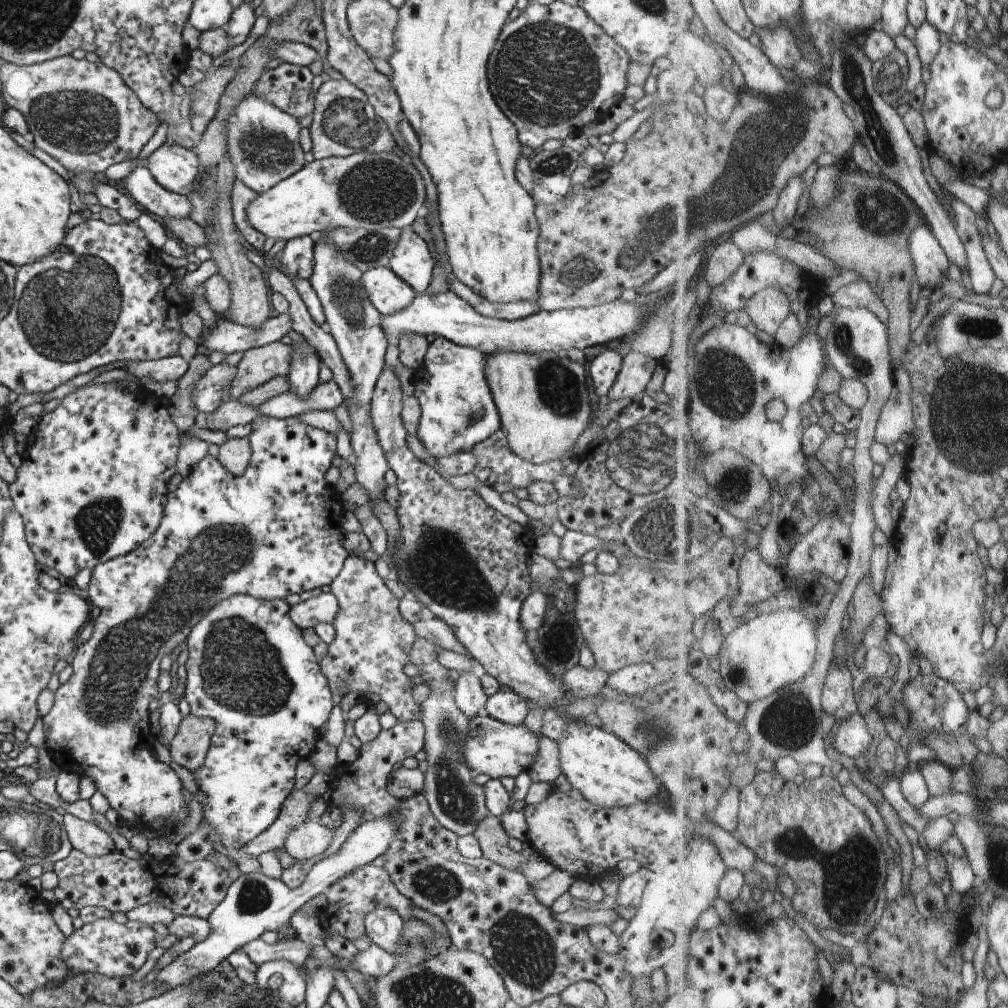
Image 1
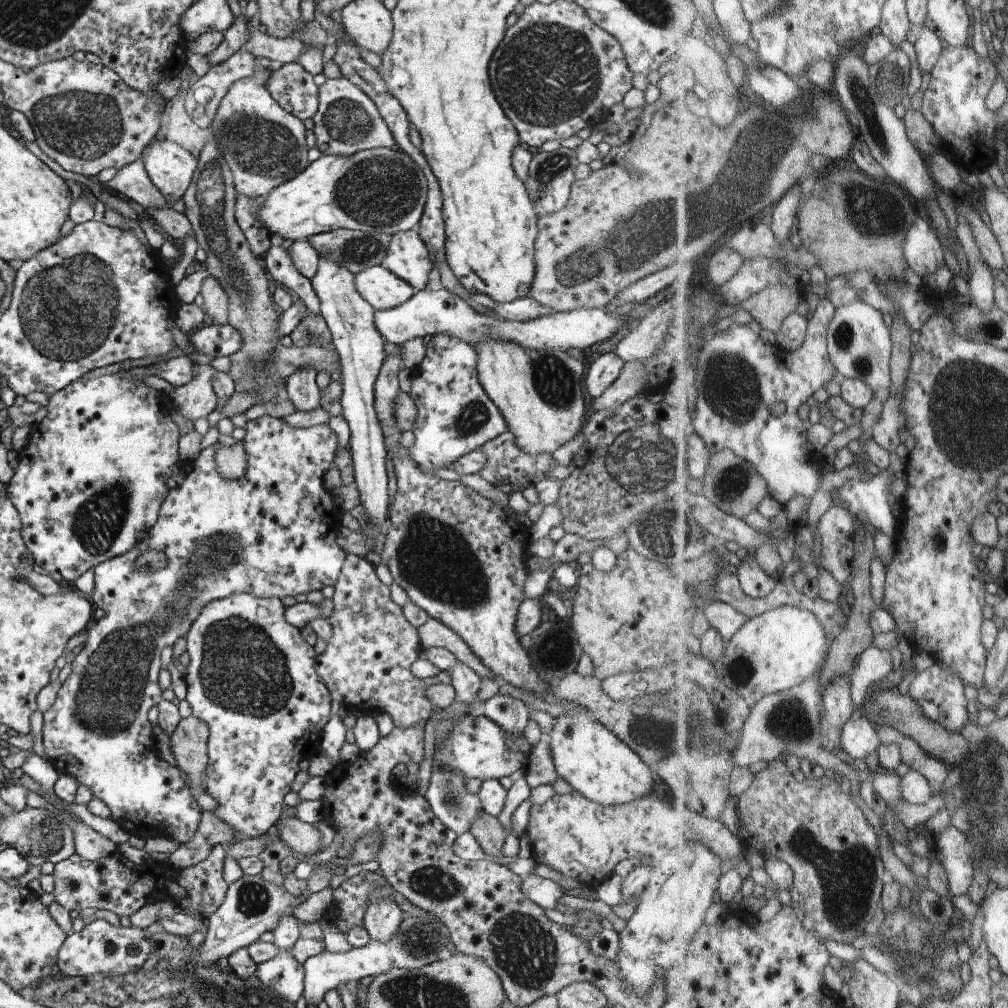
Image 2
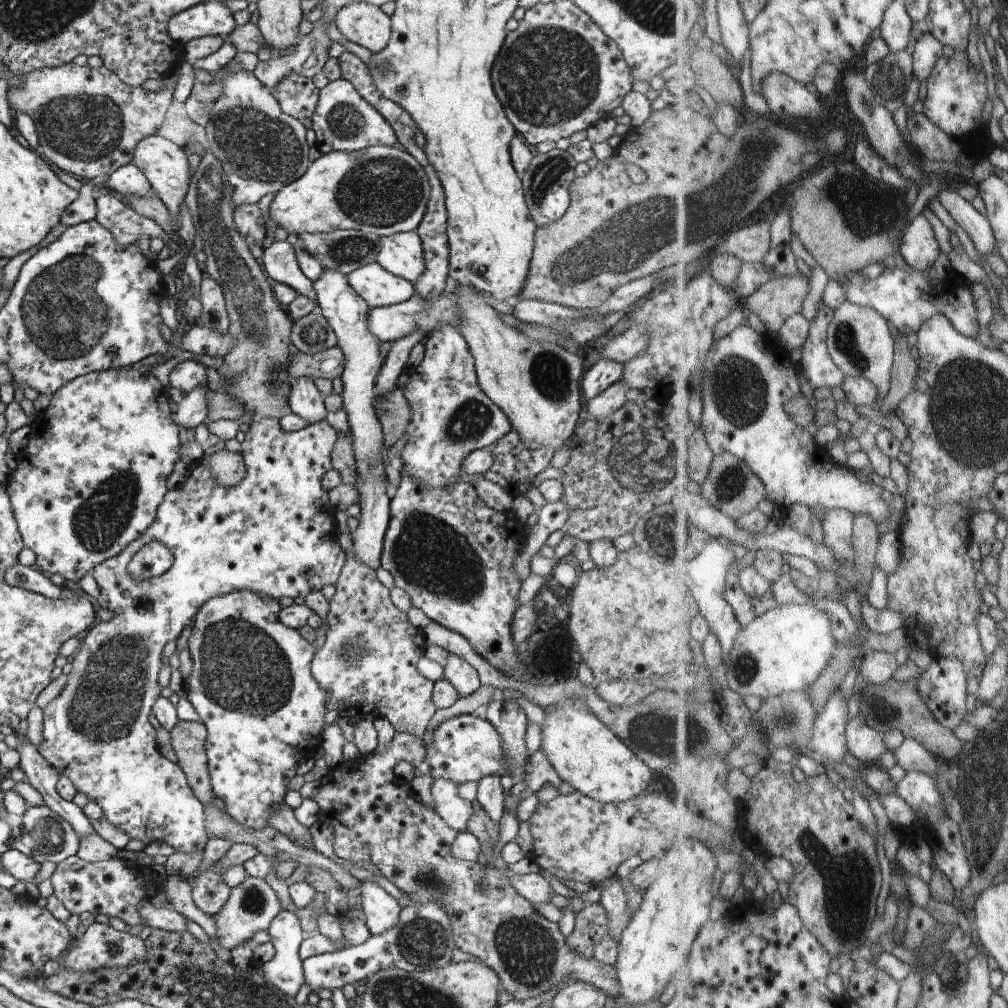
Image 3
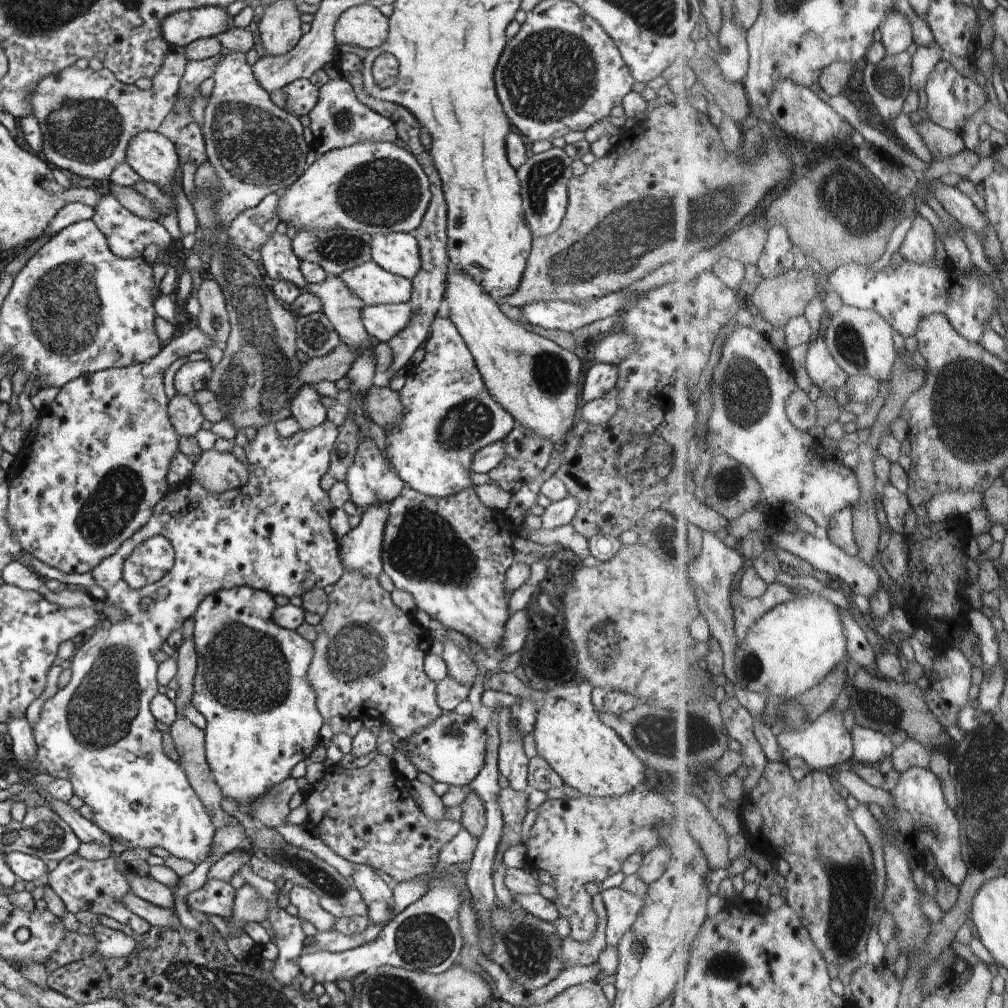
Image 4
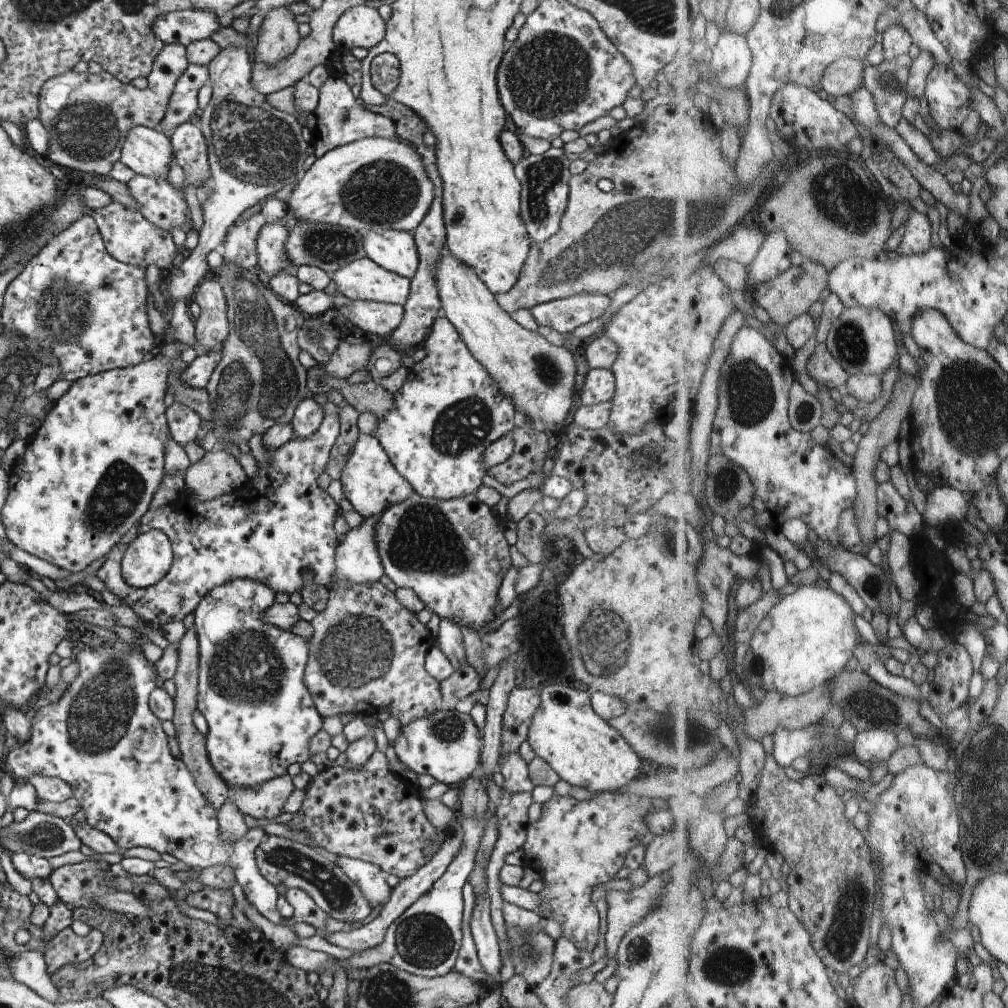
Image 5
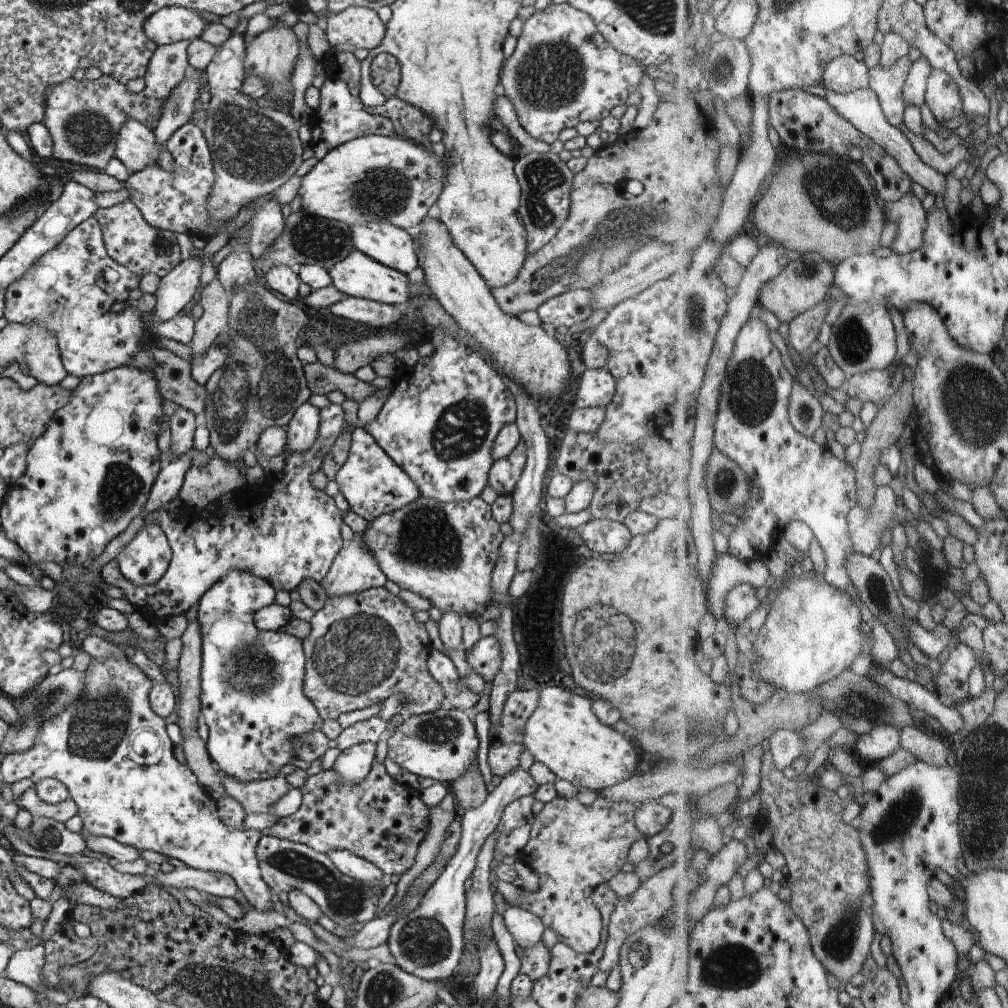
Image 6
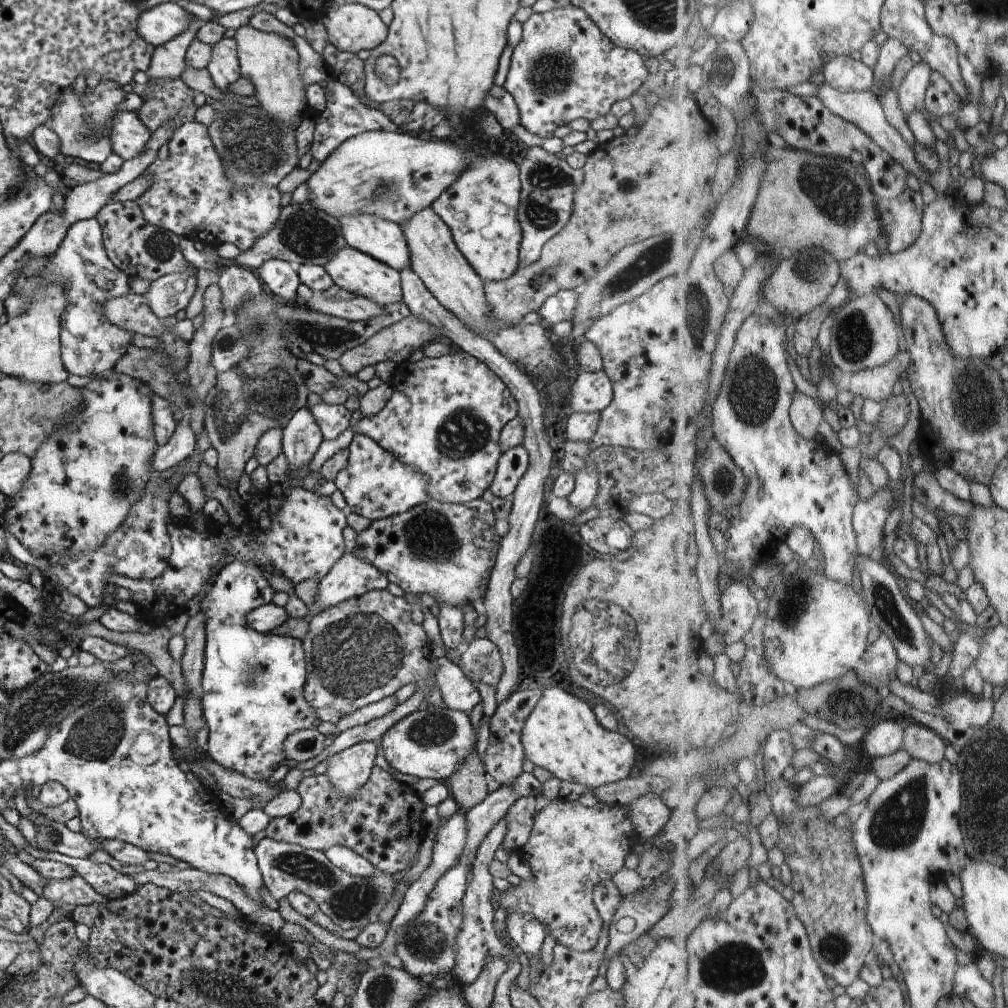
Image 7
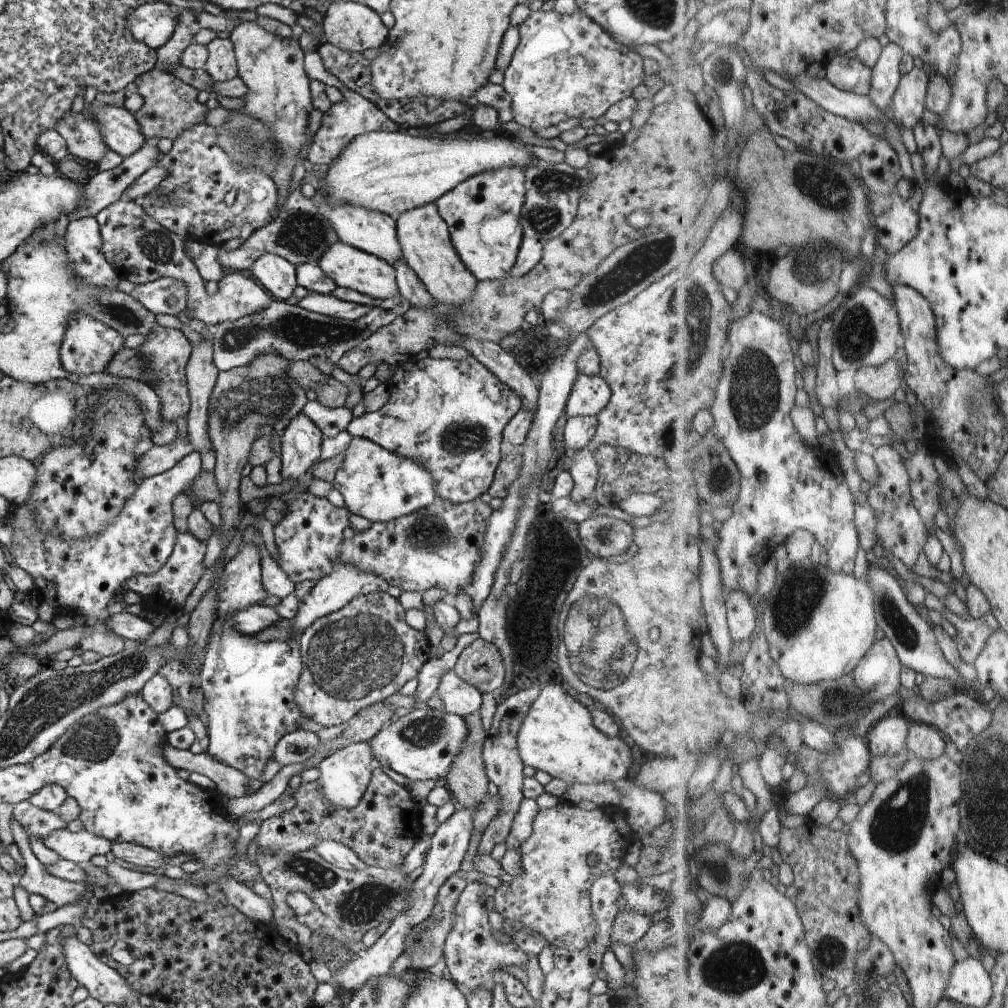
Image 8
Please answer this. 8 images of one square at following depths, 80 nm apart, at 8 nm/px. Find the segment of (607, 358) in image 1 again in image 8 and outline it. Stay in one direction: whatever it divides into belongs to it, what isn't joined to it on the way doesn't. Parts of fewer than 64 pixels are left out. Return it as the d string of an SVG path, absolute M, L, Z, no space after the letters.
M579 374L567 398L566 416L597 415L610 397L611 388L602 376Z

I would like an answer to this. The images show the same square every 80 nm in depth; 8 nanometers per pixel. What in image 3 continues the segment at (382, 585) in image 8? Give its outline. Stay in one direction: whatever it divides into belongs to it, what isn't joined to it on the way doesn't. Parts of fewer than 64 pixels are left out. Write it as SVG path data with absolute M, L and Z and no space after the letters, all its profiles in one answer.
M323 268L322 274L317 281L313 282L314 290L317 294L316 306L321 308L324 318L334 330L336 335L337 347L344 353L344 368L341 374L343 382L344 410L348 415L348 423L350 424L350 432L352 434L352 445L354 446L354 453L356 456L357 473L360 474L359 491L359 506L361 511L357 513L359 520L358 528L350 531L350 538L352 538L352 552L348 556L360 560L360 564L370 566L372 570L378 570L381 567L381 554L384 546L384 538L388 529L390 521L390 502L391 496L388 492L389 485L384 482L386 479L385 469L382 459L382 445L383 445L383 430L378 421L376 412L374 412L374 398L376 397L375 382L376 374L383 365L383 356L380 353L381 340L370 332L368 326L368 313L371 309L368 303L354 291L348 282L347 274L340 272L338 269Z

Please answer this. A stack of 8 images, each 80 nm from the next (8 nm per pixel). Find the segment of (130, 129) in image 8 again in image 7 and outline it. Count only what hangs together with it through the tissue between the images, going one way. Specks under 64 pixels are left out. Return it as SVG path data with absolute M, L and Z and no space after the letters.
M126 110L115 116L110 138L113 153L126 162L142 154L151 139L151 132L142 124L137 112Z

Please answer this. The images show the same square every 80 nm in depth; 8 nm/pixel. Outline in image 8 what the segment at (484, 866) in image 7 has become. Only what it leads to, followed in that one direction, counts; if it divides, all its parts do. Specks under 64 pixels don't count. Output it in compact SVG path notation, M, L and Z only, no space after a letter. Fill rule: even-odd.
M537 680L536 684L533 684L530 688L519 690L515 694L508 696L500 704L497 704L491 727L486 732L487 737L485 738L481 755L483 756L487 777L499 788L497 793L499 812L482 833L482 838L477 849L477 852L482 855L490 855L492 848L496 844L500 844L500 842L506 840L511 829L512 819L519 809L520 801L523 799L522 779L525 777L523 774L524 764L519 755L517 734L524 717L529 713L529 708L539 695L542 684L541 680ZM468 881L459 901L455 906L455 923L445 940L445 963L452 975L452 980L460 988L473 989L477 986L493 990L497 974L495 970L502 965L521 967L527 963L528 956L516 942L501 943L493 935L493 929L488 922L490 902L485 902L484 890L487 884L481 881Z

